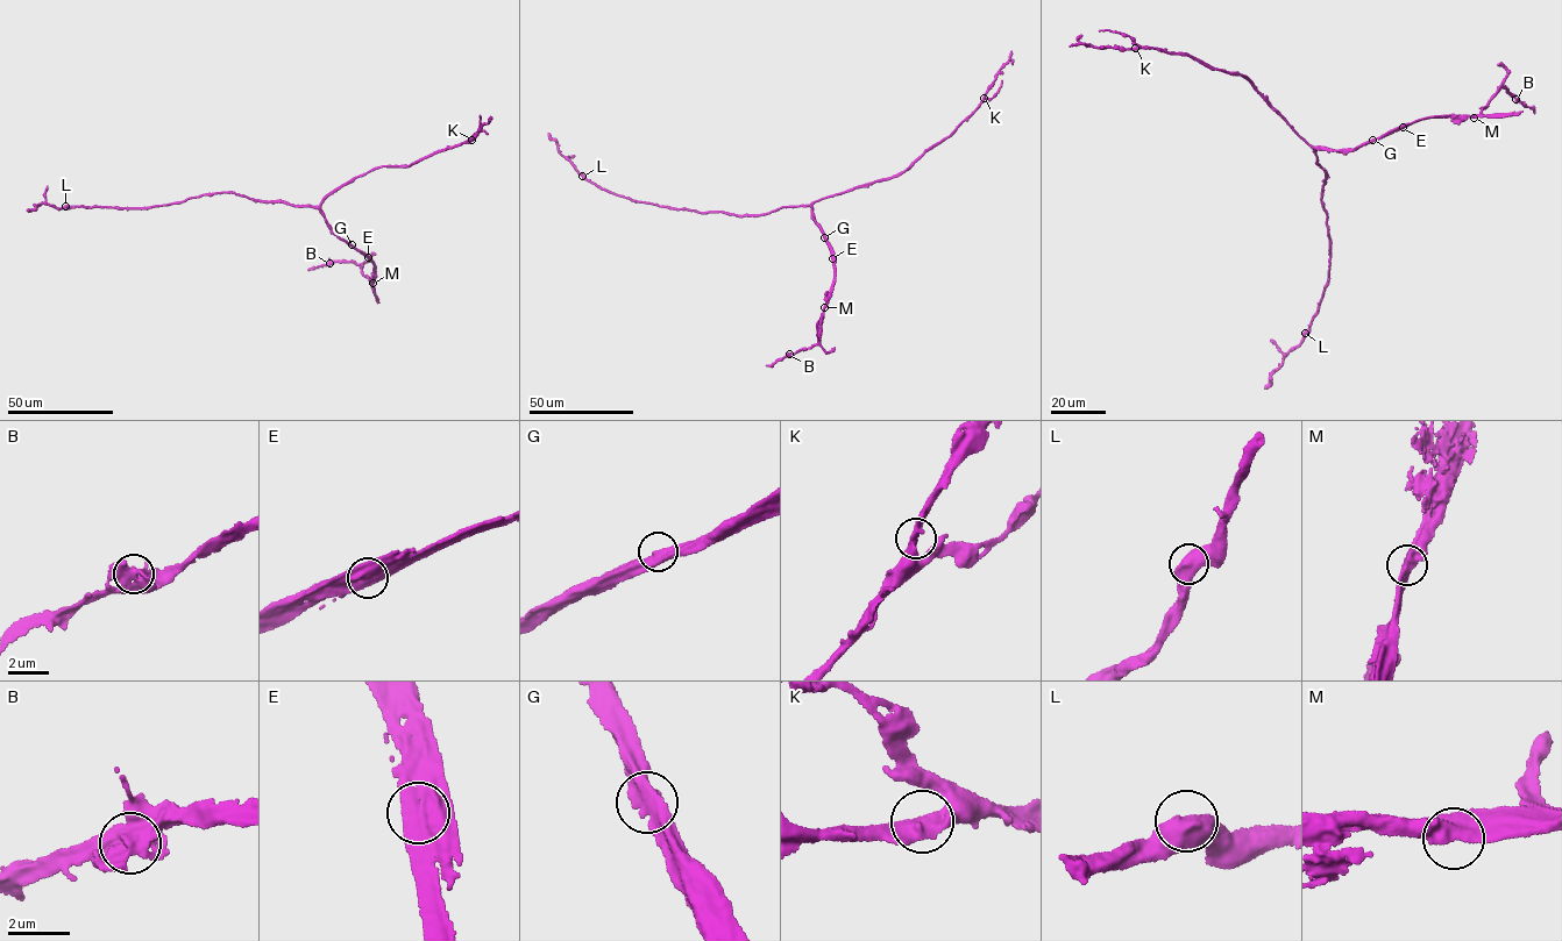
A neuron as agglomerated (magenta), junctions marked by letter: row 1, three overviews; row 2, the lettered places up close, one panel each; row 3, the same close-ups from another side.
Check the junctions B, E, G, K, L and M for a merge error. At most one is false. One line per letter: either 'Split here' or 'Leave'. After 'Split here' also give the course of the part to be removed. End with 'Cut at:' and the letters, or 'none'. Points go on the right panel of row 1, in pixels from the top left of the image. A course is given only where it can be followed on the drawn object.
B: Leave
E: Leave
G: Leave
K: Leave
L: Leave
M: Leave
Cut at: none

